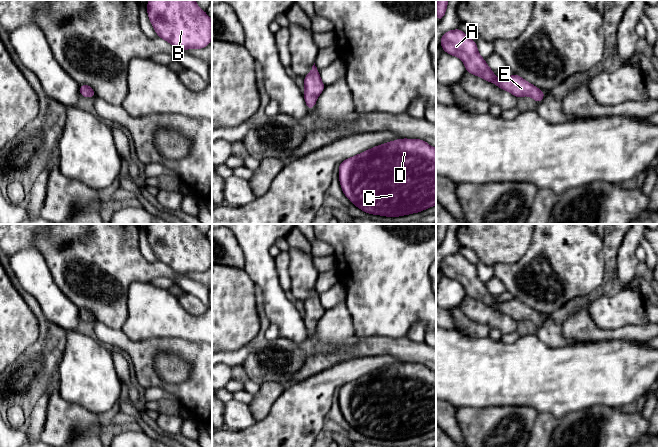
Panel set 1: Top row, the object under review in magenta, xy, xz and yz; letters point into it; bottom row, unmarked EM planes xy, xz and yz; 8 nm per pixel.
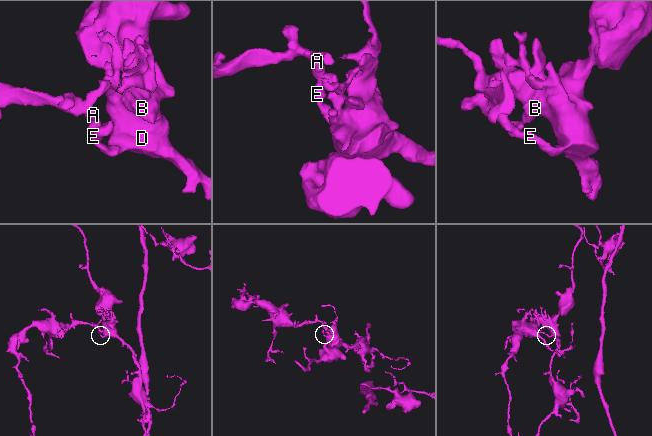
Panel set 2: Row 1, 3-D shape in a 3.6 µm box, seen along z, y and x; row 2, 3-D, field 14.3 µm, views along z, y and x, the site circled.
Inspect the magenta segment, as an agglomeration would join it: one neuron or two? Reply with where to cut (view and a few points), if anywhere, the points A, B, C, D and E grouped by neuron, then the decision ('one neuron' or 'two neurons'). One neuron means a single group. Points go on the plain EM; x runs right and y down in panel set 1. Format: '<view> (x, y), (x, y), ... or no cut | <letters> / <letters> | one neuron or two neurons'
no cut | A B C D E | one neuron

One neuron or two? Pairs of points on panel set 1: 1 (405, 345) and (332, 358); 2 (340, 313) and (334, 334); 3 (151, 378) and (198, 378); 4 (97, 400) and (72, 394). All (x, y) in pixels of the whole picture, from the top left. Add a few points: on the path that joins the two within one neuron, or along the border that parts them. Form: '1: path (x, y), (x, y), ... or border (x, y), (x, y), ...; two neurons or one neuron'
1: path (387, 346), (363, 347), (350, 351); one neuron
2: path (338, 318), (334, 329); one neuron
3: path (163, 384), (171, 388), (186, 388); one neuron
4: path (91, 394), (78, 393); one neuron

